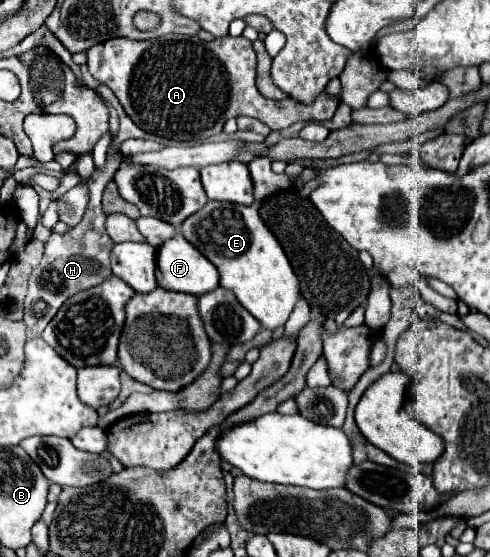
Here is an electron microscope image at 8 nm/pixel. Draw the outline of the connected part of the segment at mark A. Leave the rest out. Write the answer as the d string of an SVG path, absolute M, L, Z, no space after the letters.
M167 35L151 41L117 37L93 45L87 51L87 67L99 83L117 95L137 127L173 141L205 141L221 133L227 119L239 115L255 117L273 131L281 131L299 119L331 119L339 105L339 99L325 93L313 105L265 99L255 87L257 57L253 45L243 35L225 35L213 41L201 41L197 35Z

